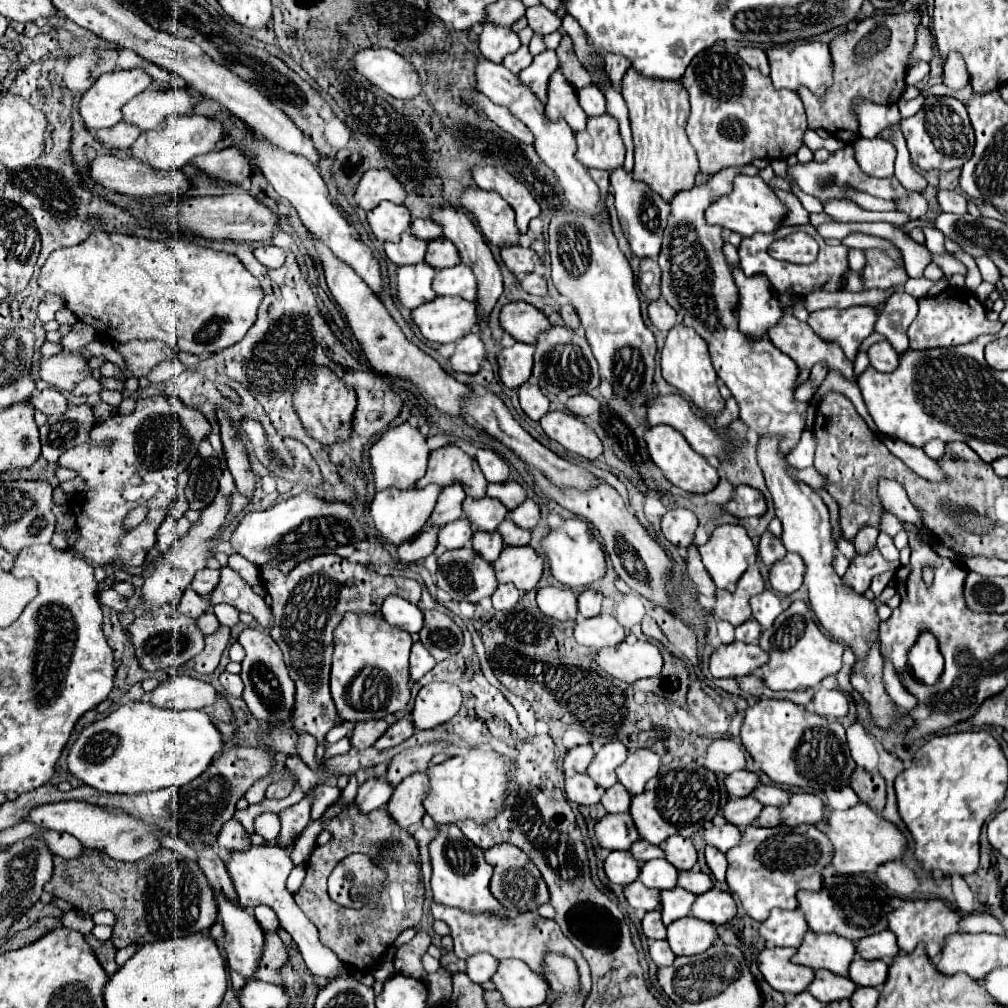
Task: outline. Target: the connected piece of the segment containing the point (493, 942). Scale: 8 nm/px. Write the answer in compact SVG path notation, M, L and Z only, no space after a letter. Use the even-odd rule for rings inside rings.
M435 902L431 904L431 914L435 920L443 920L445 924L449 924L451 936L455 940L455 954L459 958L469 958L469 956L479 954L479 952L489 952L495 958L519 958L525 964L529 964L531 970L541 972L543 954L547 950L555 950L559 954L571 956L577 962L579 974L581 974L581 988L585 992L591 990L589 964L585 962L583 954L569 942L569 938L561 934L561 928L555 920L541 918L535 912L525 912L525 914L517 914L515 918L511 918L511 922L495 922L495 918L487 918L485 914L479 914L479 918L475 918L471 914L463 914L461 910L455 910L449 906L439 906Z

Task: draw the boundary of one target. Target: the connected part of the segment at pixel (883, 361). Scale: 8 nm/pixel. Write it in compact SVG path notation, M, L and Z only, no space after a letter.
M887 340L873 344L867 350L867 356L871 360L871 366L879 372L891 372L899 364L899 354L893 350L893 346Z

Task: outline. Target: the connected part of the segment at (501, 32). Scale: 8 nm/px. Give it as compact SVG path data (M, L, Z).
M483 24L483 32L479 36L479 50L491 62L501 62L507 54L515 52L521 46L519 36L505 26Z

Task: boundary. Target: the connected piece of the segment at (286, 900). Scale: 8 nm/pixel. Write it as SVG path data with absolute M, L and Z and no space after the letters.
M251 846L251 850L247 850L247 852L229 854L229 860L227 860L227 870L229 870L233 886L239 894L239 902L243 906L251 906L251 908L259 906L259 904L265 904L265 906L273 908L277 912L279 920L281 920L281 928L287 930L291 934L291 938L295 940L295 944L299 946L307 968L313 974L331 980L335 976L345 974L343 964L339 962L339 958L335 958L335 954L331 954L331 950L327 950L327 946L323 946L319 942L319 932L317 932L315 924L309 922L309 918L295 904L293 896L287 892L285 882L287 882L287 876L293 870L293 866L295 864L291 862L289 852L283 850L281 846L265 846L265 848Z

